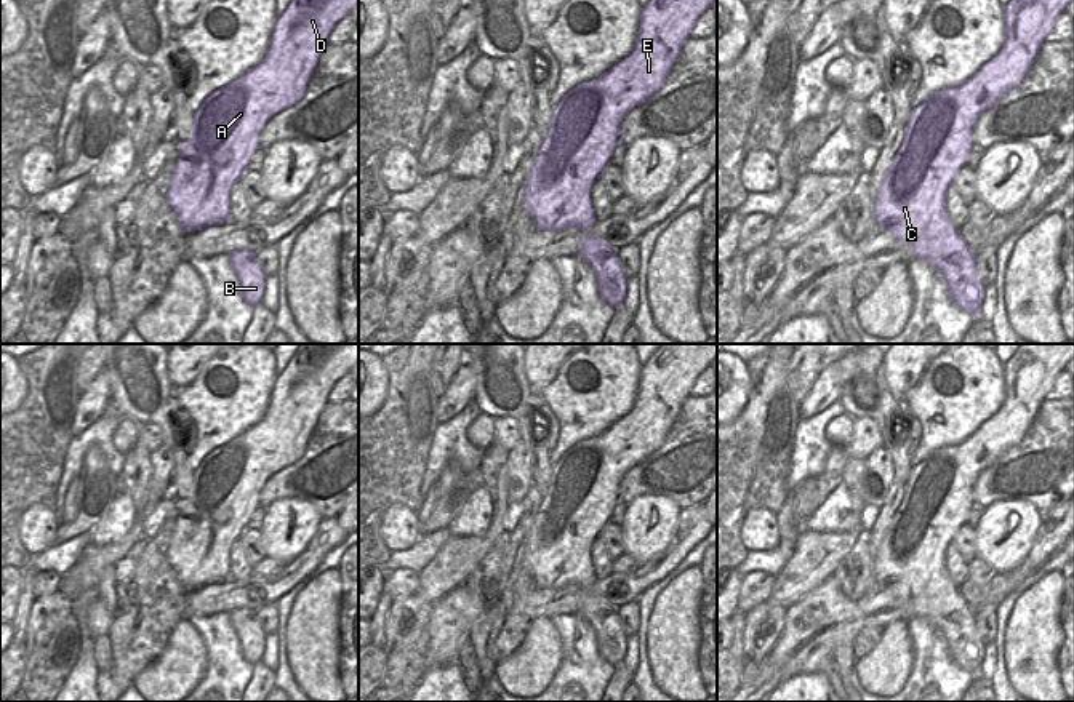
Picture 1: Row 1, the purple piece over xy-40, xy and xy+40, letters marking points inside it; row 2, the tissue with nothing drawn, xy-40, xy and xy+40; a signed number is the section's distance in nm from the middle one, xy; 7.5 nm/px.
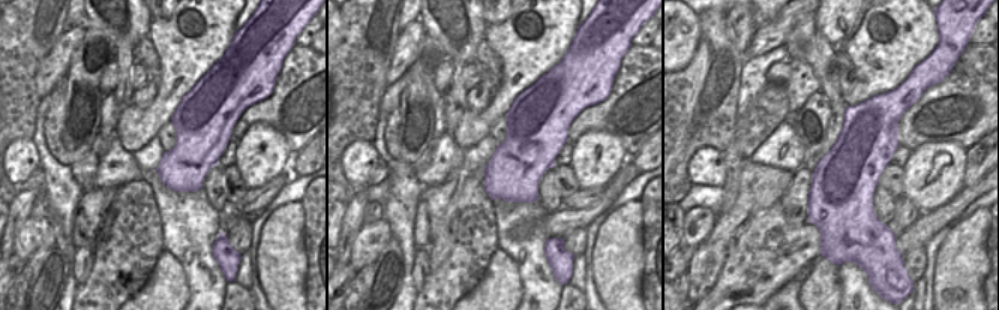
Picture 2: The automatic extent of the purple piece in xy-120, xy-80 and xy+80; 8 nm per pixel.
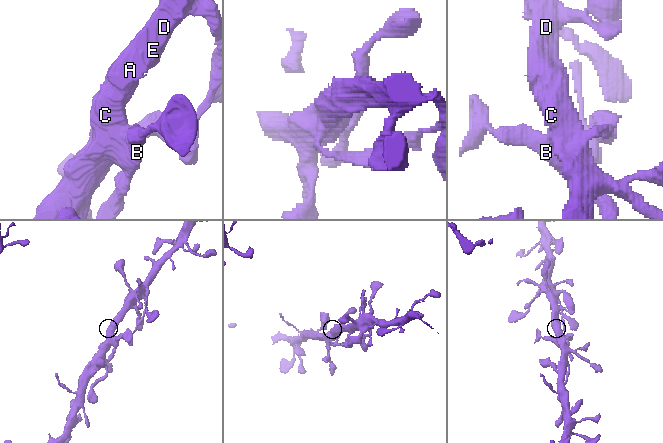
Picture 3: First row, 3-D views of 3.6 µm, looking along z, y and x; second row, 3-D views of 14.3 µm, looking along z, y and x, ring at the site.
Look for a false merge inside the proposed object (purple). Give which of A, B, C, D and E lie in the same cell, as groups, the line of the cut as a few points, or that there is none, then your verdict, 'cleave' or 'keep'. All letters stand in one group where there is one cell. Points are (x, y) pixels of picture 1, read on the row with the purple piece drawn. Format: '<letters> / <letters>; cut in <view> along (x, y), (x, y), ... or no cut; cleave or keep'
A C D E / B; cut in xy along (615, 251), (594, 255), (601, 266), (597, 272), (599, 283); cleave

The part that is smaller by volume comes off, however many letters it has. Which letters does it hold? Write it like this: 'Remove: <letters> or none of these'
Remove: B

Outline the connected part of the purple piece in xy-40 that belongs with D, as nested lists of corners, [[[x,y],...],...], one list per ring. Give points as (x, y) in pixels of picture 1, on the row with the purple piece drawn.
[[[291,0],[275,21],[264,59],[194,112],[192,138],[178,142],[166,190],[184,232],[232,221],[230,187],[246,171],[264,125],[306,94],[328,35],[355,3]]]

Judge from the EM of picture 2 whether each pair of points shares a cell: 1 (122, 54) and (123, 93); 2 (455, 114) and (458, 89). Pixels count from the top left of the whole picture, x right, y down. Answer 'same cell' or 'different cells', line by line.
1: same cell
2: same cell

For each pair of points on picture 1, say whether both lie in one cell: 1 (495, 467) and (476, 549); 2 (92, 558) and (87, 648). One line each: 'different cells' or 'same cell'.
1: same cell
2: different cells

